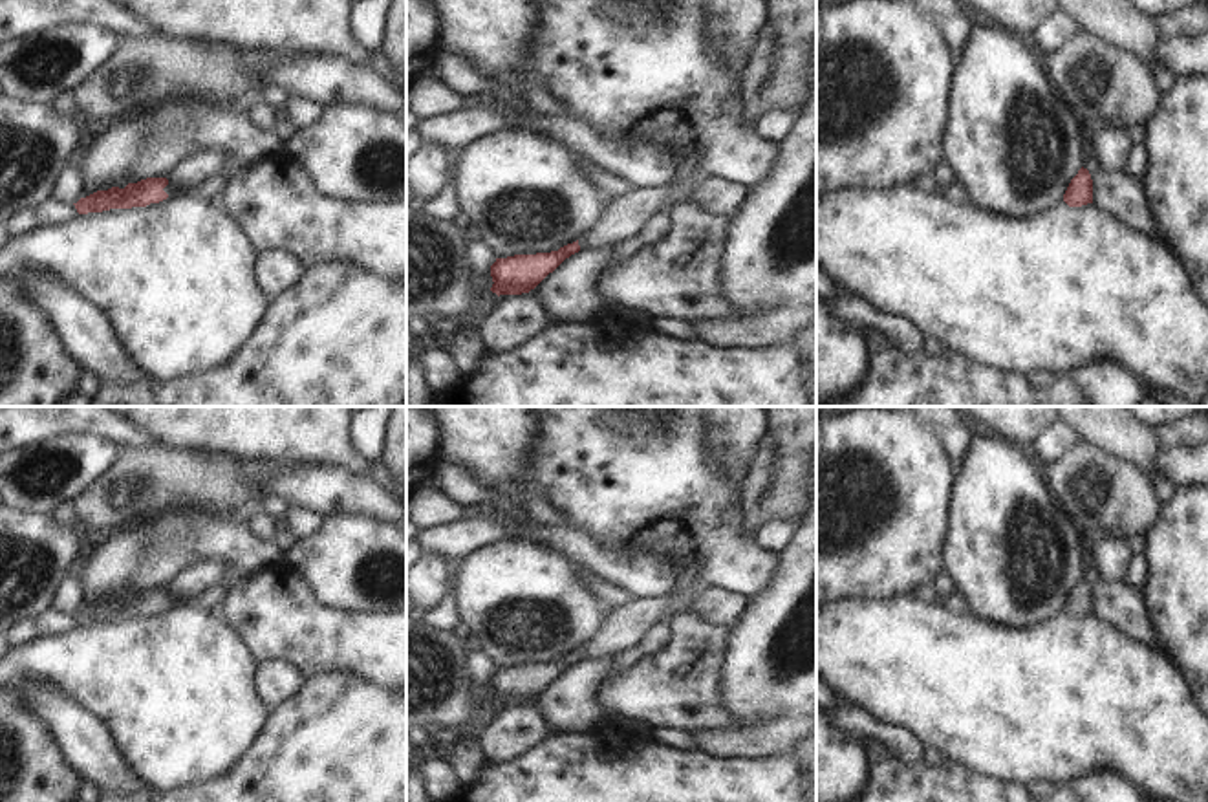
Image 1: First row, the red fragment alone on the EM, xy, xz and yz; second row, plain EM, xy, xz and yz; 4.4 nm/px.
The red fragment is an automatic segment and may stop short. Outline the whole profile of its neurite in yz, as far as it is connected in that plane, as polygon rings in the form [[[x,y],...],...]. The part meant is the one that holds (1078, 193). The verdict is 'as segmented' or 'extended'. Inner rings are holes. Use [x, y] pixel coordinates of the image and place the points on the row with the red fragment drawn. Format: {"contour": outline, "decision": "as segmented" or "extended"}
{"contour": [[[1080,168],[1078,174],[1071,179],[1063,201],[1069,207],[1082,207],[1093,203],[1093,179],[1087,168]]], "decision": "as segmented"}

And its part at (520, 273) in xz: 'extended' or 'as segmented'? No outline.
as segmented

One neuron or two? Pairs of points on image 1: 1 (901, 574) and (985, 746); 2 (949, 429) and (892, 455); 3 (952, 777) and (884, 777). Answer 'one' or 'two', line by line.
1: two
2: two
3: one

